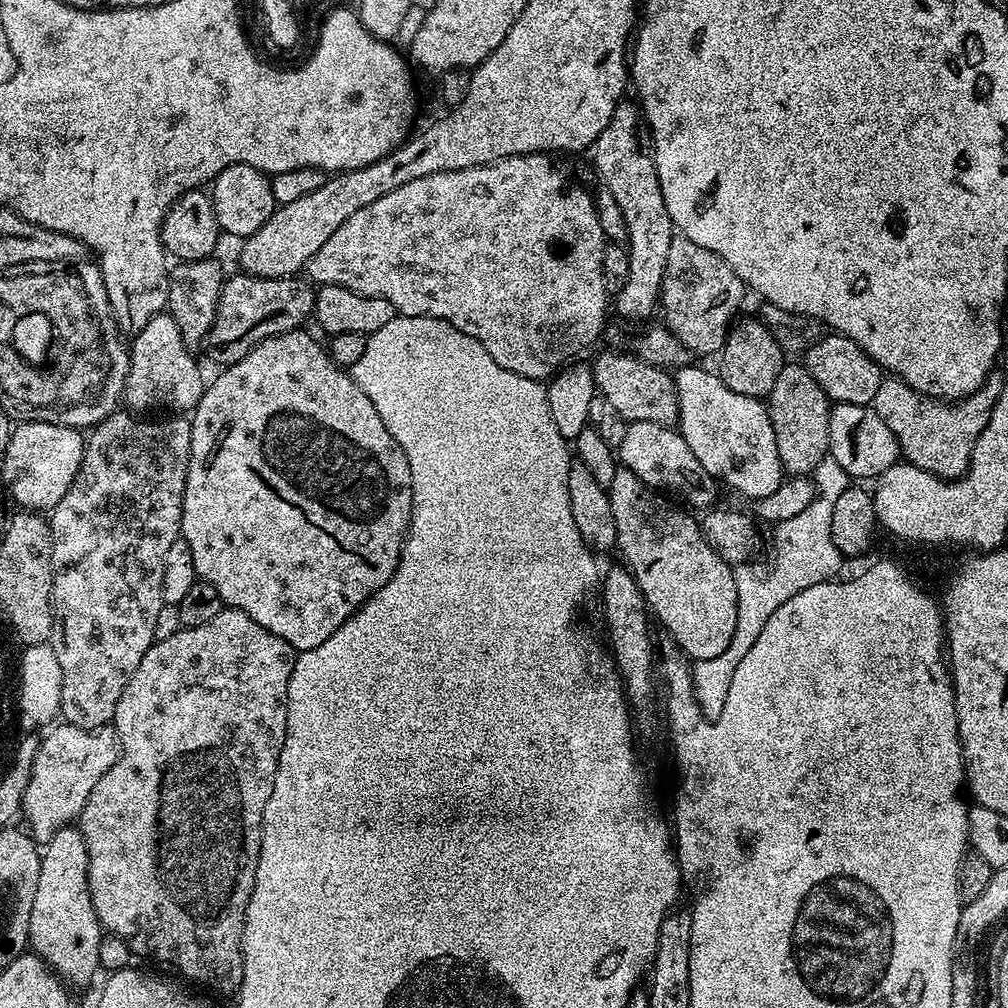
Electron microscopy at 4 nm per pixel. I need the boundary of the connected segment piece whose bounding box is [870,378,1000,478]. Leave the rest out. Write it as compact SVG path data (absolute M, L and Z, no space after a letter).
M899 378L881 379L878 394L870 407L890 426L900 443L901 457L907 463L926 470L932 478L955 478L964 475L972 457L972 445L988 425L992 408L1000 397L1000 384L986 382L974 394L955 402L923 396Z

